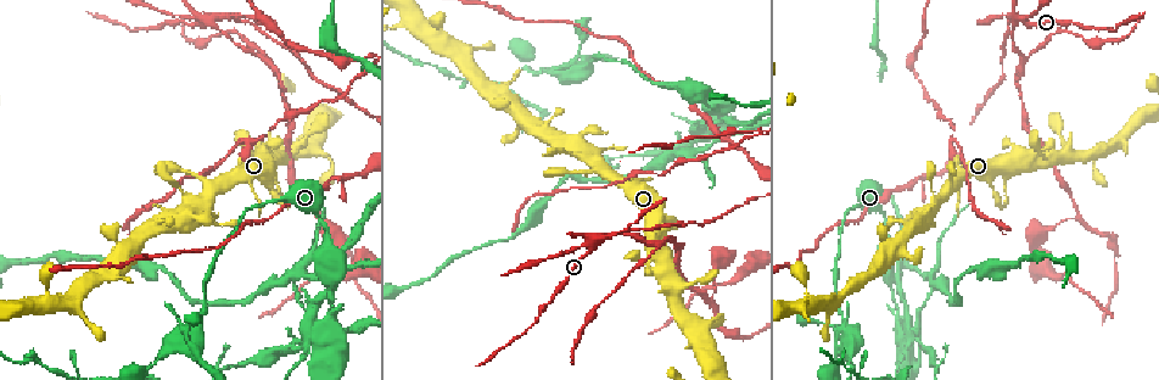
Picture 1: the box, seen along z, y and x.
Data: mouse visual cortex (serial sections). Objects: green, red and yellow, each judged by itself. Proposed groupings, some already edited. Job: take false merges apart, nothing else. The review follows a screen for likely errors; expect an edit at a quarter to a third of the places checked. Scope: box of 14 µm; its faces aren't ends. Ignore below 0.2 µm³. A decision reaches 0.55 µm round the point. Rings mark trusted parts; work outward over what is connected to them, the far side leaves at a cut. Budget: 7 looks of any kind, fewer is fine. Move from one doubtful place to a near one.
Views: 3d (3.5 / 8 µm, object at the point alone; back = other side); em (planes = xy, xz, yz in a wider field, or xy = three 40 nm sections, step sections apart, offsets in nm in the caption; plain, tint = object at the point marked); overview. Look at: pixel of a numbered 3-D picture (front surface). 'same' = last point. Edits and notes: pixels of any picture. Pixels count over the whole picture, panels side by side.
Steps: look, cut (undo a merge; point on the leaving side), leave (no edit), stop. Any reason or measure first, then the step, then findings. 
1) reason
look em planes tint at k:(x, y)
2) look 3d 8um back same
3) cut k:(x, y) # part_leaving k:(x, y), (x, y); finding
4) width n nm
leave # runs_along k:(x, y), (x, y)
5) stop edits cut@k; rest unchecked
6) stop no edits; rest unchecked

thin neck
look 3d 3.5um back at 1:(245, 21)

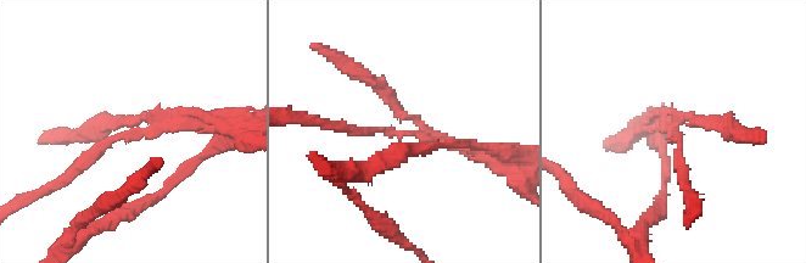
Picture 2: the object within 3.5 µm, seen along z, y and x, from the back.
shape alone is not enough
look em planes tint at 2:(131, 130)

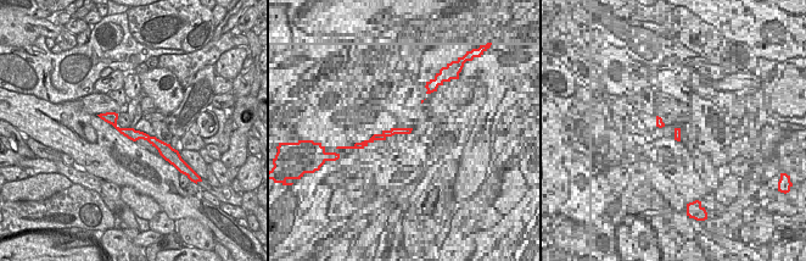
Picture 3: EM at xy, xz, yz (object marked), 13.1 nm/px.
cut 2:(184, 173) # part_leaving 2:(515, 168), (499, 150), (432, 146); a second cell is stuck on

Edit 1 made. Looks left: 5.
redraw
look overview

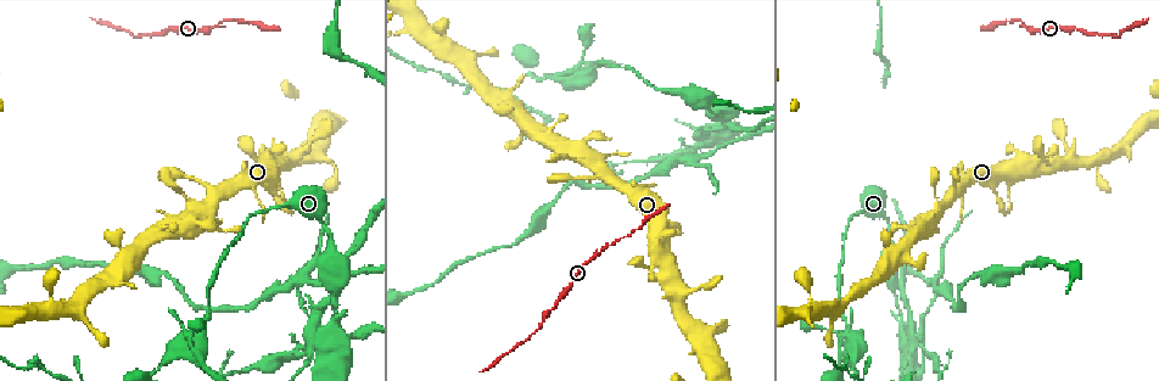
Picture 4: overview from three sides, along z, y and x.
look 3d 3.5um at 4:(321, 223)

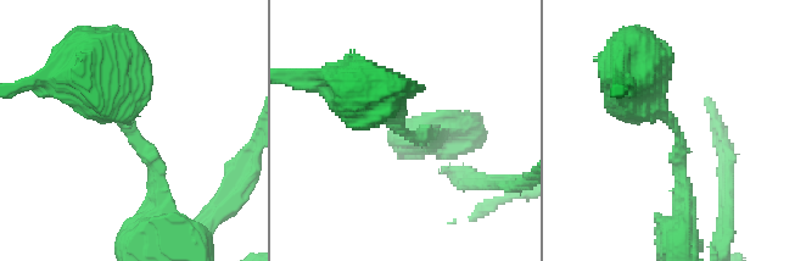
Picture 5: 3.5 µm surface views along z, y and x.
arm_widths 200, 600 nm; need the tissue
look em xy step 2 tint at 5:(679, 134)

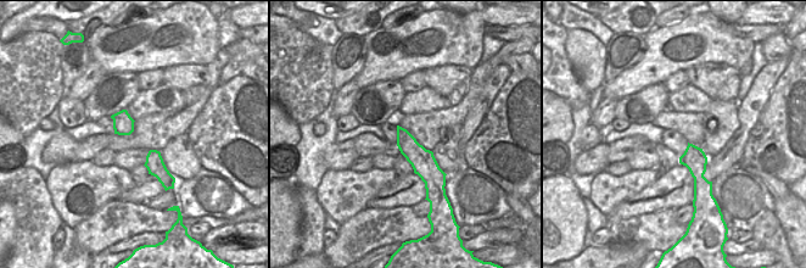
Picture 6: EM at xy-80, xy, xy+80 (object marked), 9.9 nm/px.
look em xy step 1 tint same

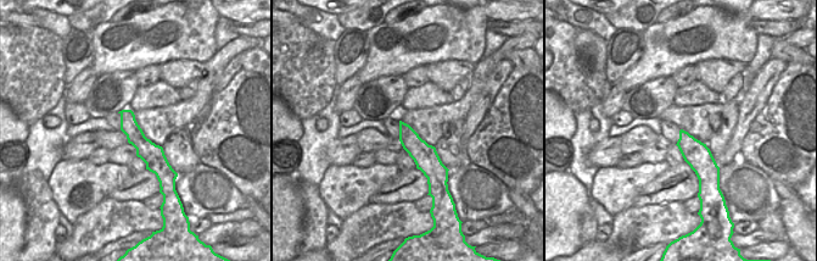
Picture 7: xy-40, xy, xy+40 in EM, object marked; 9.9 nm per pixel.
width 220 nm
leave # runs_along 5:(98, 83), (157, 168), (157, 210); one cell here

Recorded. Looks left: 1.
stop edits cut@2; rest unchecked

